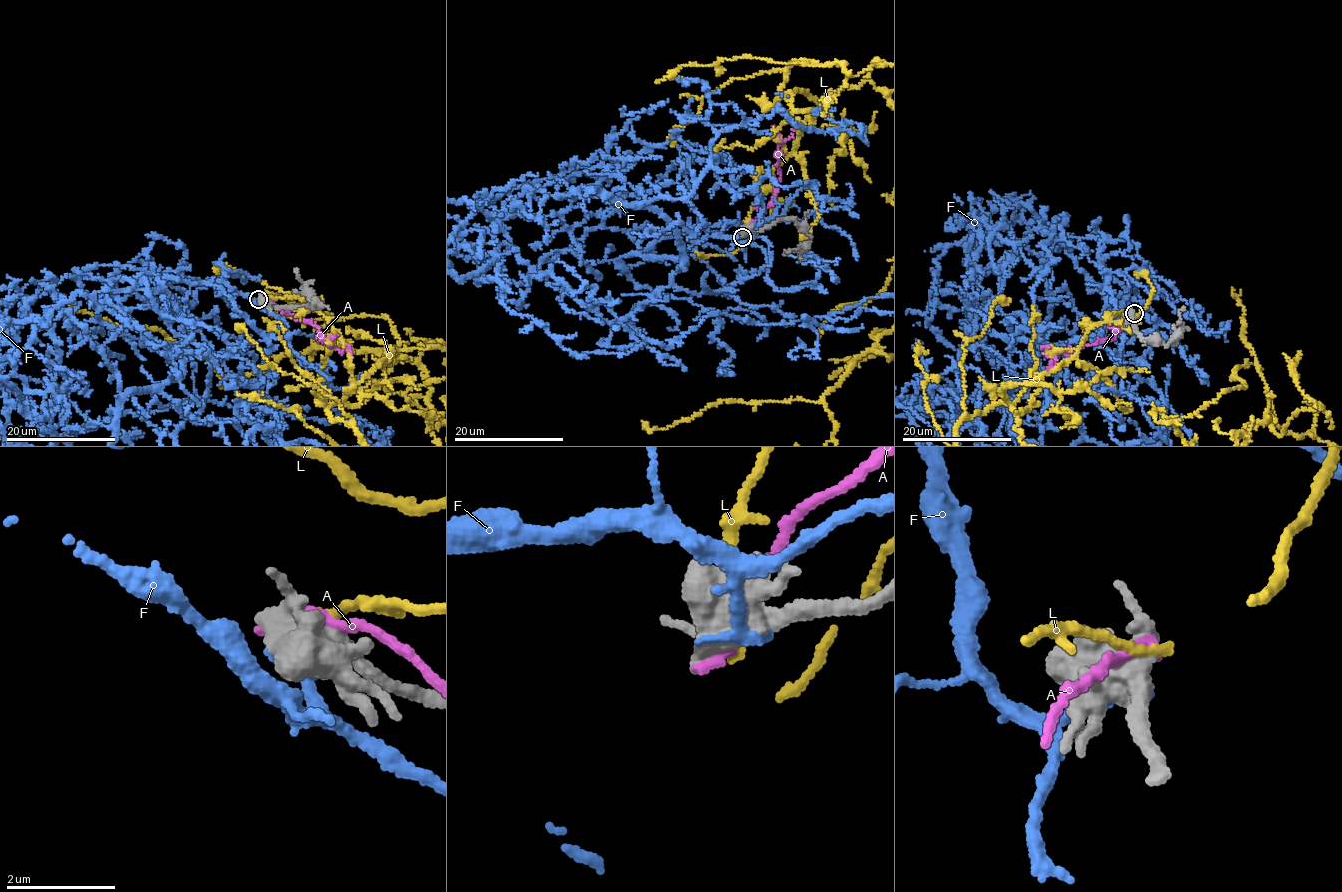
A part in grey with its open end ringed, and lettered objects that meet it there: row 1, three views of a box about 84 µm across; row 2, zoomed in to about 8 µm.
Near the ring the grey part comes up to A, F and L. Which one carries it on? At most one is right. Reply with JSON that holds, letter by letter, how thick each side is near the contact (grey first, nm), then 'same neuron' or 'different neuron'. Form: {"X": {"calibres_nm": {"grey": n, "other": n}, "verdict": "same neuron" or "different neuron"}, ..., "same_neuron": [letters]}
{"A": {"calibres_nm": {"grey": 550, "other": 300}, "verdict": "different neuron"}, "F": {"calibres_nm": {"grey": 600, "other": 280}, "verdict": "different neuron"}, "L": {"calibres_nm": {"grey": 500, "other": 200}, "verdict": "different neuron"}, "same_neuron": []}

